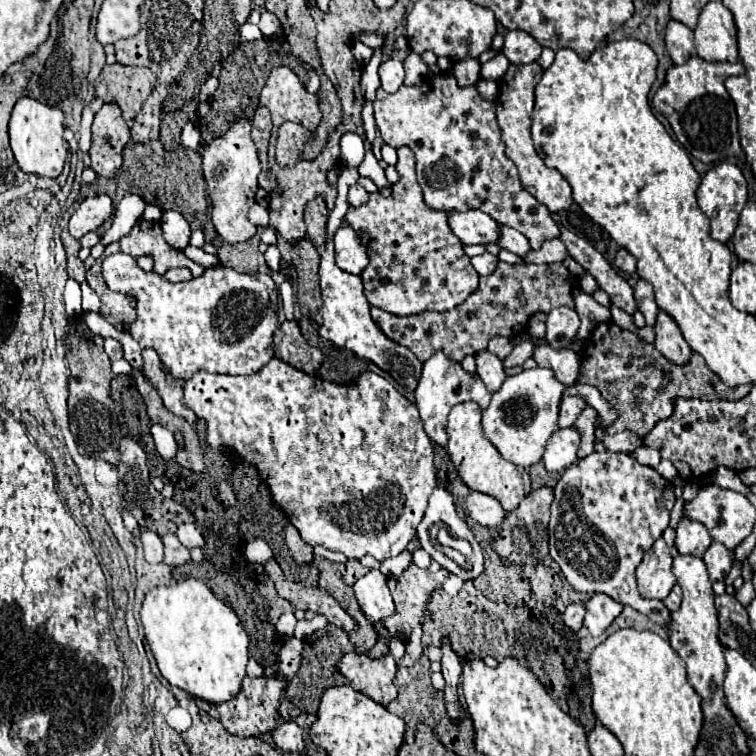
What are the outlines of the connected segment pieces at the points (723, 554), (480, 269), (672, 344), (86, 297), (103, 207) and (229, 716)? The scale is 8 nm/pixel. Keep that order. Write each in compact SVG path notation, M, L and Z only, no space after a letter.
M711 543L711 547L705 551L703 561L705 561L707 569L709 569L709 579L711 581L725 579L729 575L729 571L731 571L731 565L733 565L731 553L721 543Z
M483 253L483 255L479 255L479 257L473 257L471 263L473 263L473 267L475 267L475 271L477 271L479 275L491 275L491 273L495 271L499 259L497 259L495 255L491 255L491 253Z
M659 311L655 333L657 333L655 347L665 359L669 359L675 365L687 365L689 363L693 351L687 345L687 341L683 339L677 323L665 311Z
M84 281L80 284L82 290L82 309L84 312L99 312L101 302L98 295Z
M109 195L87 197L69 219L69 233L81 239L85 233L95 231L113 215L113 201Z
M291 637L279 649L279 663L277 663L275 675L271 675L271 677L245 677L241 693L235 699L231 699L227 703L221 703L217 707L219 721L223 723L223 727L231 735L257 737L257 735L269 733L269 731L273 731L277 727L277 721L279 721L279 699L283 695L283 689L287 687L287 683L293 679L293 675L299 669L301 653L303 653L303 641L297 639L297 637Z

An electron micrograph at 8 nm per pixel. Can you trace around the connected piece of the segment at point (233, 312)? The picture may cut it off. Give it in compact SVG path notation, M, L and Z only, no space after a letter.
M117 253L103 259L103 279L111 291L119 291L135 299L137 319L129 327L131 337L142 349L157 351L167 375L193 375L195 371L207 373L225 373L225 375L253 375L275 355L271 351L273 333L277 329L277 307L279 293L271 279L265 273L239 273L235 269L207 269L201 277L195 277L187 283L171 283L155 271L143 271L131 255Z

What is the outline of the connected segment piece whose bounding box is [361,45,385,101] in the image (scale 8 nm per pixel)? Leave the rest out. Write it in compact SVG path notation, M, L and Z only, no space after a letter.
M385 45L373 49L373 57L371 57L371 61L367 63L367 67L363 69L363 75L361 75L361 89L363 89L365 99L369 99L369 101L375 99L375 91L381 85L377 69L379 69L379 65L383 61L383 49L385 49Z

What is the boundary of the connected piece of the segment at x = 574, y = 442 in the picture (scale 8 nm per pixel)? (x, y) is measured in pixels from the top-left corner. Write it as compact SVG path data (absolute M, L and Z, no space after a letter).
M575 425L555 431L555 435L551 435L551 439L547 441L543 453L545 469L551 473L567 469L577 459L579 443L581 443L581 433L577 431Z

